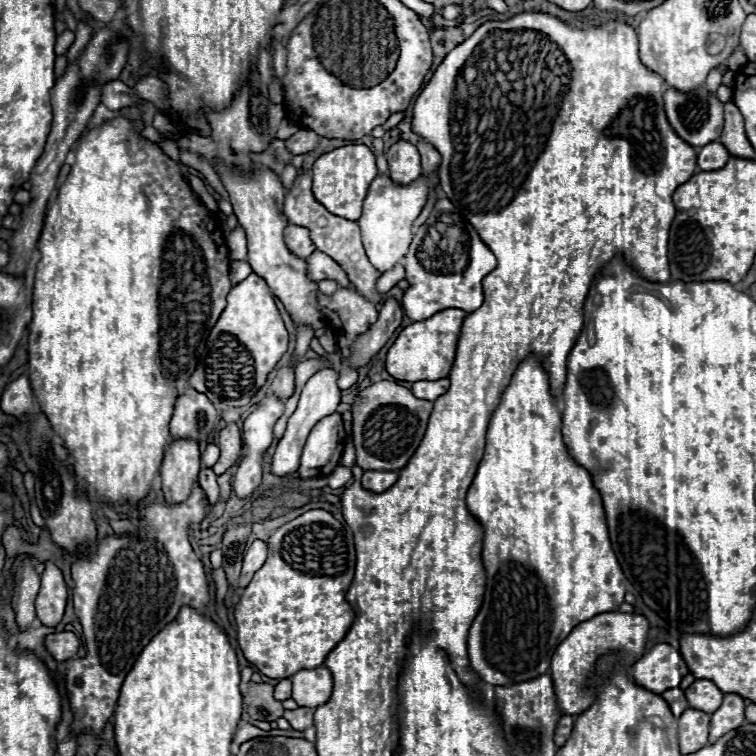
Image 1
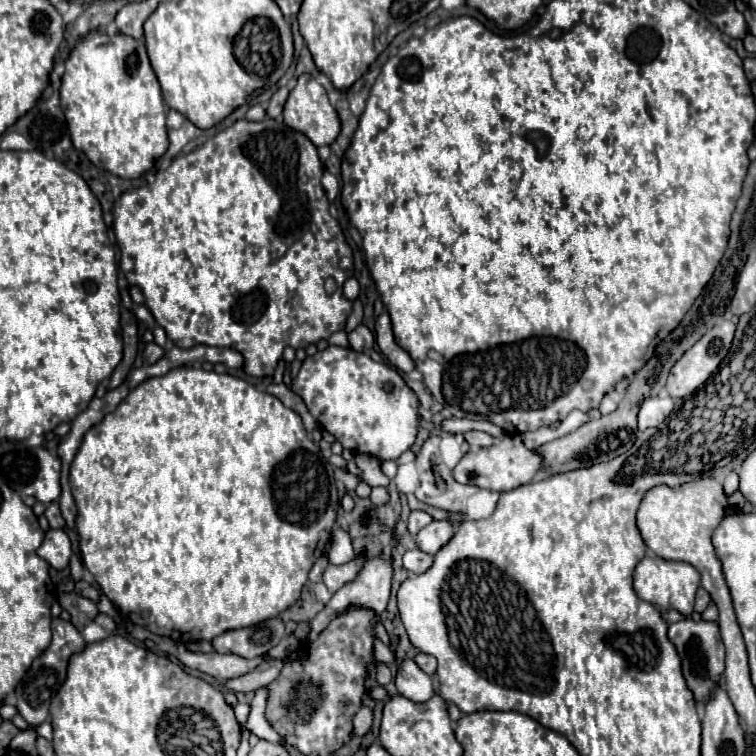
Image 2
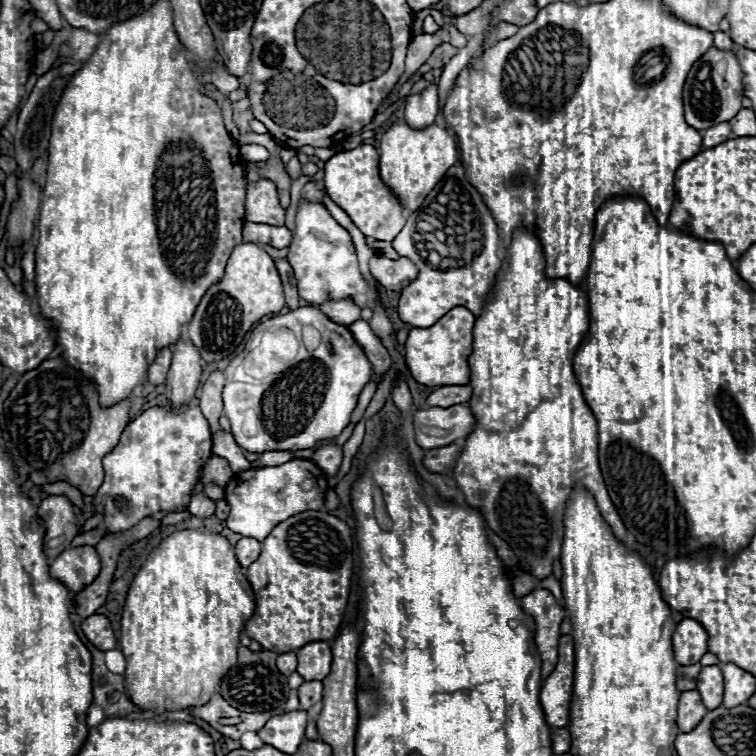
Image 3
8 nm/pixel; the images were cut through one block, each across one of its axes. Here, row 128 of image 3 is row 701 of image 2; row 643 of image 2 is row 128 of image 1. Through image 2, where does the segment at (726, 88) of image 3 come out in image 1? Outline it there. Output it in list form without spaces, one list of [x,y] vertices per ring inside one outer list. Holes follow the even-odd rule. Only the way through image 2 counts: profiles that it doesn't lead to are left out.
[[[702,86],[692,94],[682,94],[678,90],[668,88],[664,92],[664,110],[668,116],[668,122],[672,126],[672,130],[690,146],[694,148],[702,148],[710,142],[716,142],[722,134],[722,126],[724,126],[724,110],[722,110],[722,102],[716,96],[710,96],[708,90]]]

